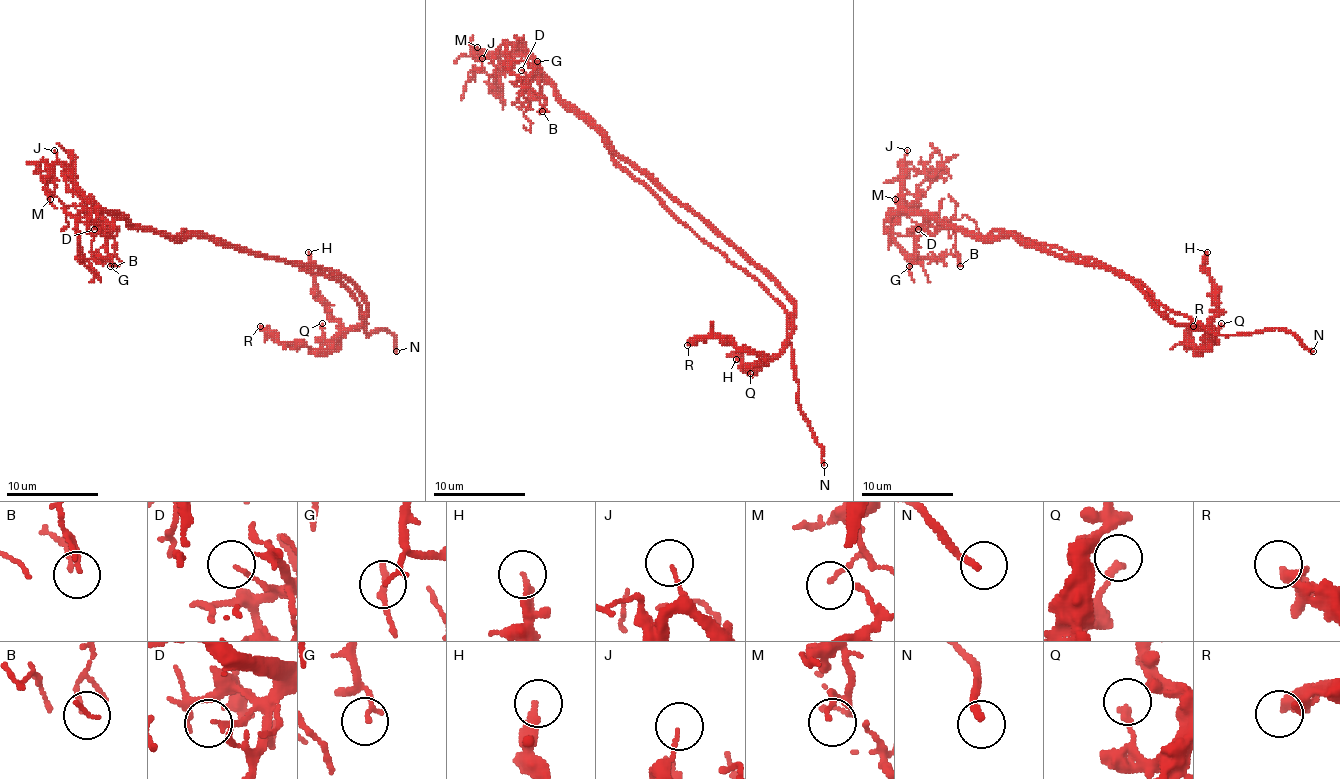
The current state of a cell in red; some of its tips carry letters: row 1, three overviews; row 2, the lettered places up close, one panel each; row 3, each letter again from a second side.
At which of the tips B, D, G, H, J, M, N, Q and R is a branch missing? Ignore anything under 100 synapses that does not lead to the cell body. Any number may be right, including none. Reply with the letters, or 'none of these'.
N

